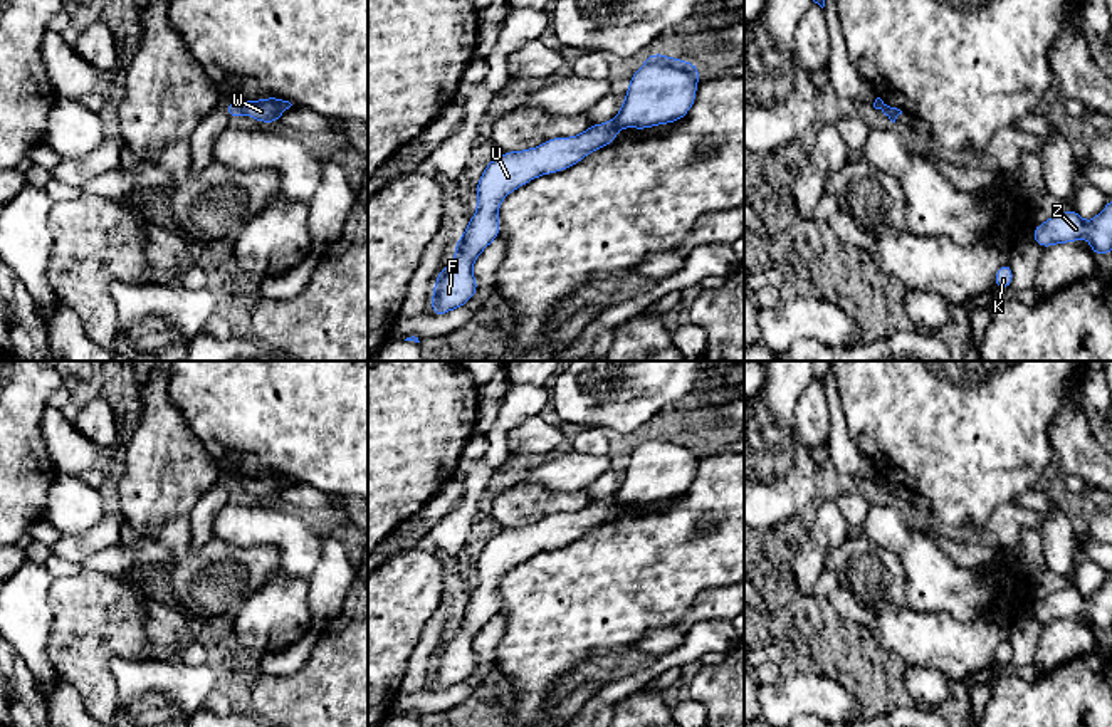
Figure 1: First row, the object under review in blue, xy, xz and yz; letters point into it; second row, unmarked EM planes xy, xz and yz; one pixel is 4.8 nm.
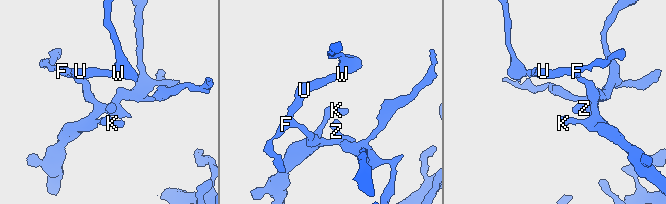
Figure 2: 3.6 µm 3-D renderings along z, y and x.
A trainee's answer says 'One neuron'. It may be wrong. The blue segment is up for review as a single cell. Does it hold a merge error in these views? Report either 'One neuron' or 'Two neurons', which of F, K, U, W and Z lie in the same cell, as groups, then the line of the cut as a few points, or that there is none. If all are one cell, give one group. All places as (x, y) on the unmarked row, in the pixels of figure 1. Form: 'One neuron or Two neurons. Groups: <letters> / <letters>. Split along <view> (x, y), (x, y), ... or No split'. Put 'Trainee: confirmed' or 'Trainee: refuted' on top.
Trainee: refuted
Two neurons. Groups: F K U Z / W. Split along xy (239, 479), (244, 487)

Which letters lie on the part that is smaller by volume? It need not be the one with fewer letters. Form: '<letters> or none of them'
W

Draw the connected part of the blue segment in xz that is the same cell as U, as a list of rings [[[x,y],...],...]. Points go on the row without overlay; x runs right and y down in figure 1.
[[[615,495],[591,500],[578,512],[551,514],[538,524],[502,529],[485,541],[484,551],[477,557],[477,588],[462,615],[454,621],[452,640],[442,643],[437,653],[430,690],[442,692],[465,682],[477,668],[472,641],[482,626],[497,615],[501,606],[499,581],[511,567],[541,551],[563,547],[580,539],[588,529],[611,520],[618,505]]]

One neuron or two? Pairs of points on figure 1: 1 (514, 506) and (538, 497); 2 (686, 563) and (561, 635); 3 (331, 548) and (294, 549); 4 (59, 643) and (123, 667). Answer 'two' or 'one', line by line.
1: one
2: one
3: two
4: two

